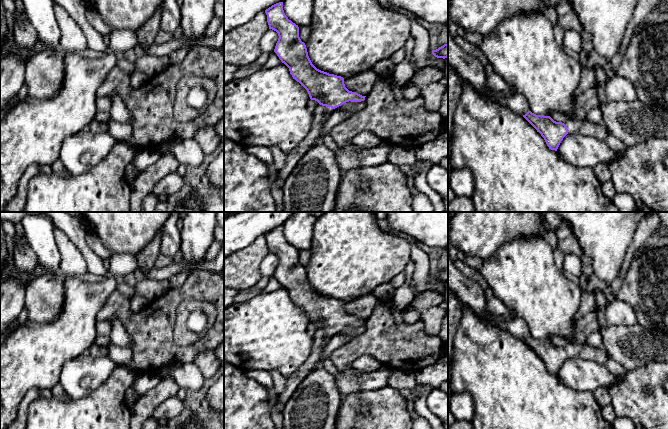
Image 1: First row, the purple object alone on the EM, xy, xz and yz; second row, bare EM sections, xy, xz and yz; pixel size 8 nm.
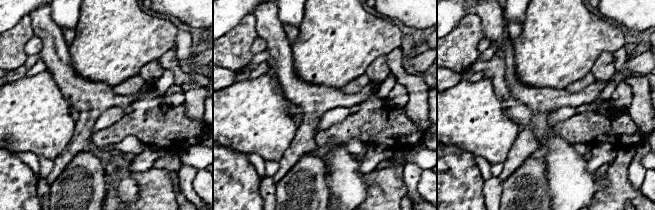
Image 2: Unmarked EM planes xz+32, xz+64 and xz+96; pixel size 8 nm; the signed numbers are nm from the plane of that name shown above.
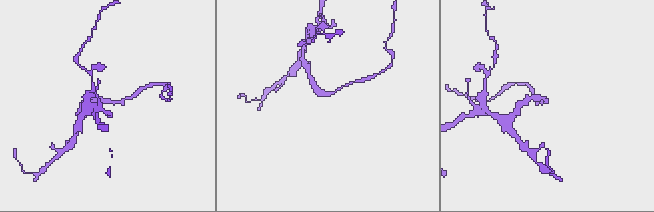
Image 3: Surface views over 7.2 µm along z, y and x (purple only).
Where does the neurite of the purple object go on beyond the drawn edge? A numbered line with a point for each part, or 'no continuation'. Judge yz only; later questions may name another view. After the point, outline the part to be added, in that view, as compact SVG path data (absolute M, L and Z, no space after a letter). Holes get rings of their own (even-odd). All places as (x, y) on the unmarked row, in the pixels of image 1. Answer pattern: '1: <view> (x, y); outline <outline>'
1: yz (584, 351); outline M568 343L565 347L569 358L581 358L591 360L599 364L606 364L609 355L604 347L594 347L586 343Z

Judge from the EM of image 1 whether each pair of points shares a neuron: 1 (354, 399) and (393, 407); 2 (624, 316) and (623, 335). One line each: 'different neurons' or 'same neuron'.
1: same neuron
2: different neurons

